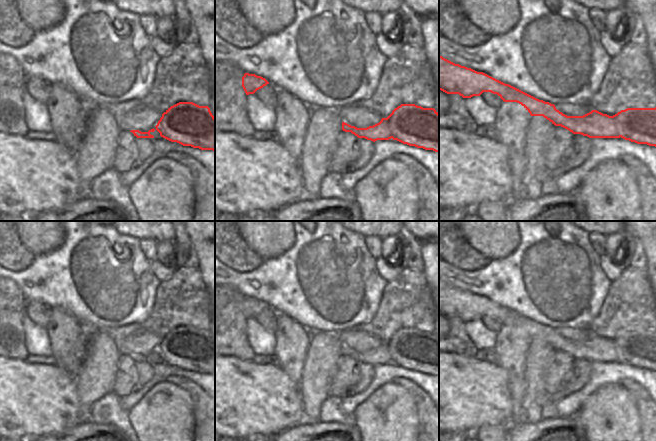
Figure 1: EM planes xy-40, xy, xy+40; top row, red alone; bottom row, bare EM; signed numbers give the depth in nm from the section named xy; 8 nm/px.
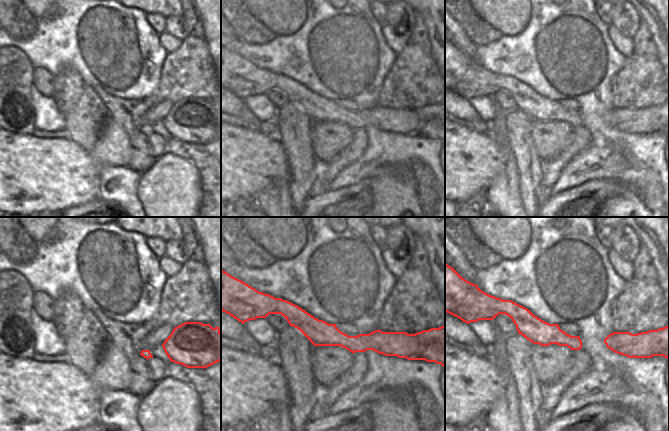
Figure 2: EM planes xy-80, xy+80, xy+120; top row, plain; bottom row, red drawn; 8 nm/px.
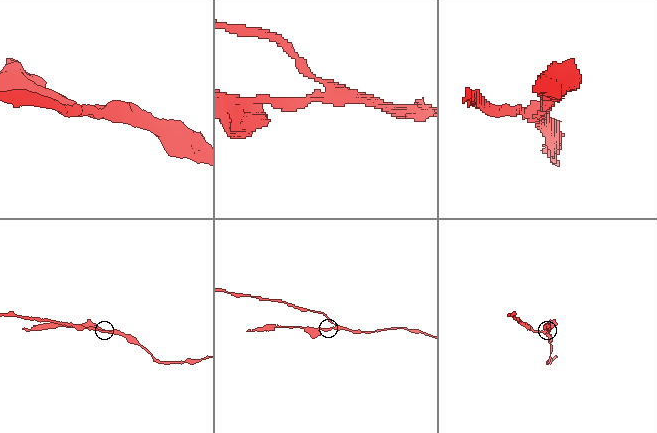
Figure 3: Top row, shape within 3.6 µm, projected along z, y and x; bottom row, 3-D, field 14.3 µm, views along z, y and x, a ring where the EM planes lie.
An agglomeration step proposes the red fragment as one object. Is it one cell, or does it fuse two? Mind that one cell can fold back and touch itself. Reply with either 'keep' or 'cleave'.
cleave

